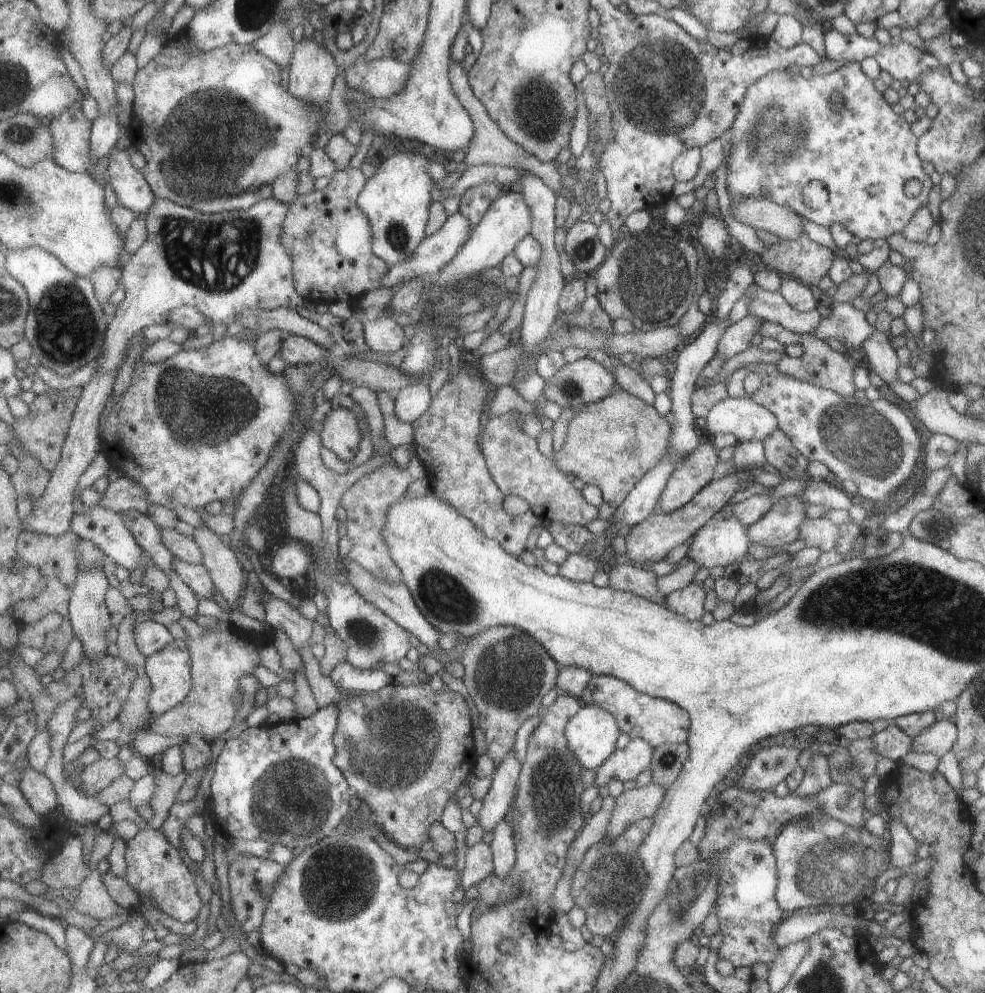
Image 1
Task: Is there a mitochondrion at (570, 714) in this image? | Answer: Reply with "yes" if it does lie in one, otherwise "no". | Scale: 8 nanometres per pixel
no

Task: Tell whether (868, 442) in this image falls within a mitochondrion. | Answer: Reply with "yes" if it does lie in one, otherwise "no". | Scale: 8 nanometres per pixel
yes

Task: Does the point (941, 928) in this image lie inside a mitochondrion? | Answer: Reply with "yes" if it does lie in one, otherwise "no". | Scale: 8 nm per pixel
no

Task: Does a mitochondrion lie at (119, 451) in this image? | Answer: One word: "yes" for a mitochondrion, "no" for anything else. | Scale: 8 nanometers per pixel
no

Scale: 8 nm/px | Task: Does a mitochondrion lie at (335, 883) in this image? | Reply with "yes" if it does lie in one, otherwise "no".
yes

